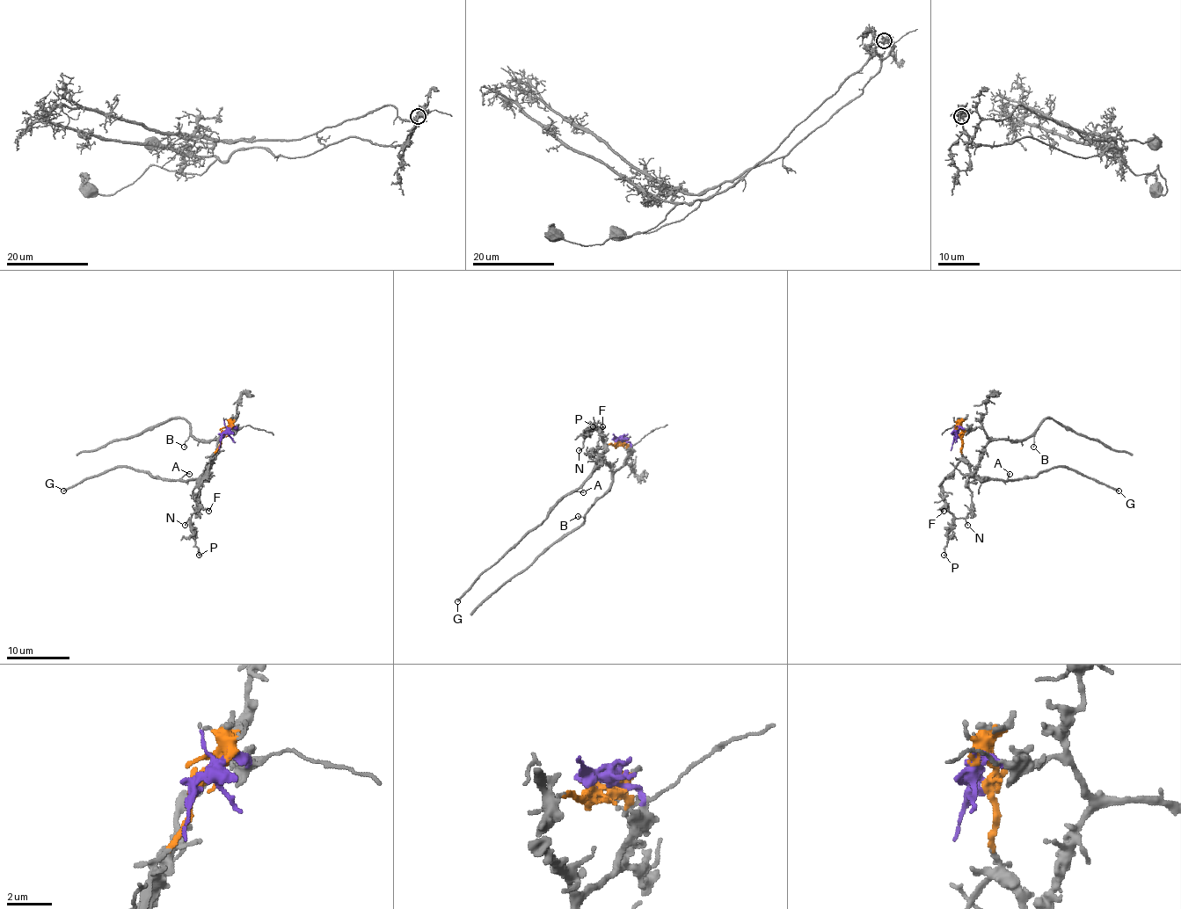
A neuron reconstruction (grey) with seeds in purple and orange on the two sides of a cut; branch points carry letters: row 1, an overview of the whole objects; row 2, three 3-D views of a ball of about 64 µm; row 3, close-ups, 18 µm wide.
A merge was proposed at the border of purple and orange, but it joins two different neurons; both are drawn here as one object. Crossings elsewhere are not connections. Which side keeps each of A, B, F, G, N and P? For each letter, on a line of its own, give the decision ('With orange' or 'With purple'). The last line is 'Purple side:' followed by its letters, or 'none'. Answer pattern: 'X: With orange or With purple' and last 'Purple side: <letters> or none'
A: With orange
B: With purple
F: With orange
G: With orange
N: With orange
P: With orange
Purple side: B

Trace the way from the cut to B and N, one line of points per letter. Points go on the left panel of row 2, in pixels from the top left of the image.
B: (222, 436), (236, 428), (230, 428), (220, 439), (196, 440), (190, 436), (184, 447)
N: (222, 436), (208, 462), (208, 474), (200, 482), (200, 506), (185, 526)

